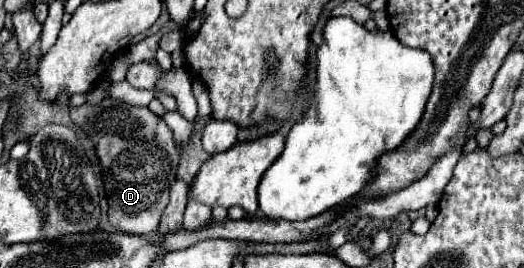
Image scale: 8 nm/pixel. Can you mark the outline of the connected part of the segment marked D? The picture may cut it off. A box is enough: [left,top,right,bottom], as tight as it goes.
[70,67,198,234]

